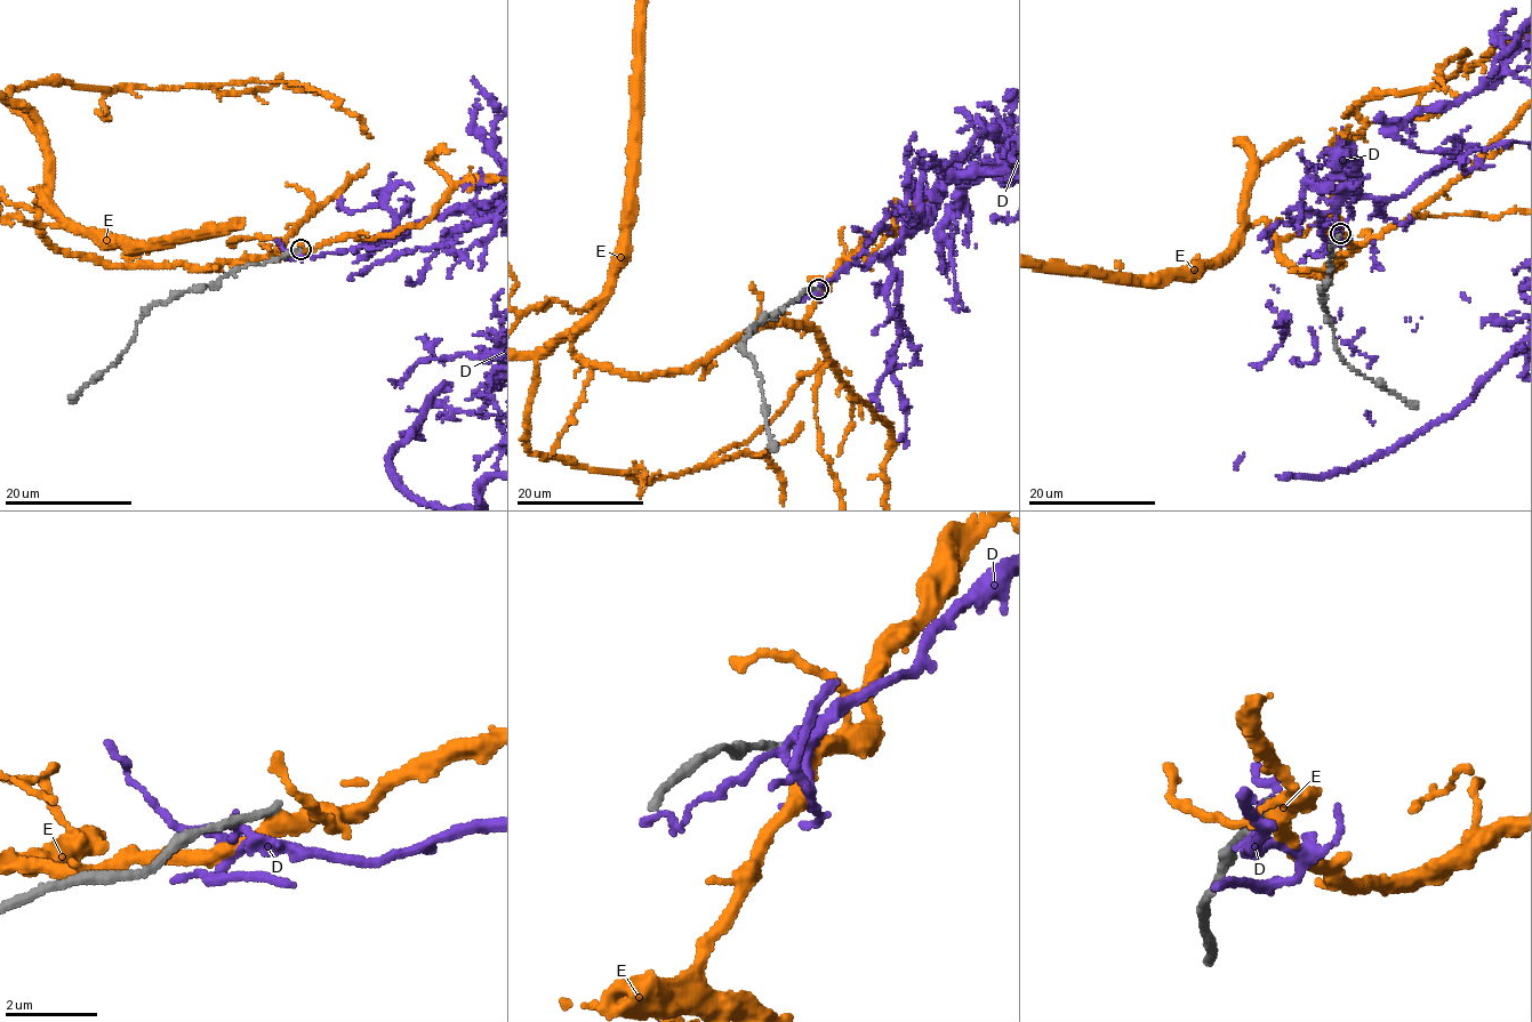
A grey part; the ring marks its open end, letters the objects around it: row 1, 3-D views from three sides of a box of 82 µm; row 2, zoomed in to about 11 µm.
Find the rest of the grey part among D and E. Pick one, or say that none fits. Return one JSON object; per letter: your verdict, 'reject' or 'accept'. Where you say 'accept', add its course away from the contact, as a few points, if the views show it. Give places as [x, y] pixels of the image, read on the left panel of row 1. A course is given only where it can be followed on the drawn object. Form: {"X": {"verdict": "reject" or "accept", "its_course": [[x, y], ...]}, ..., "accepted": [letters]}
{"D": {"verdict": "reject"}, "E": {"verdict": "reject"}, "accepted": []}

